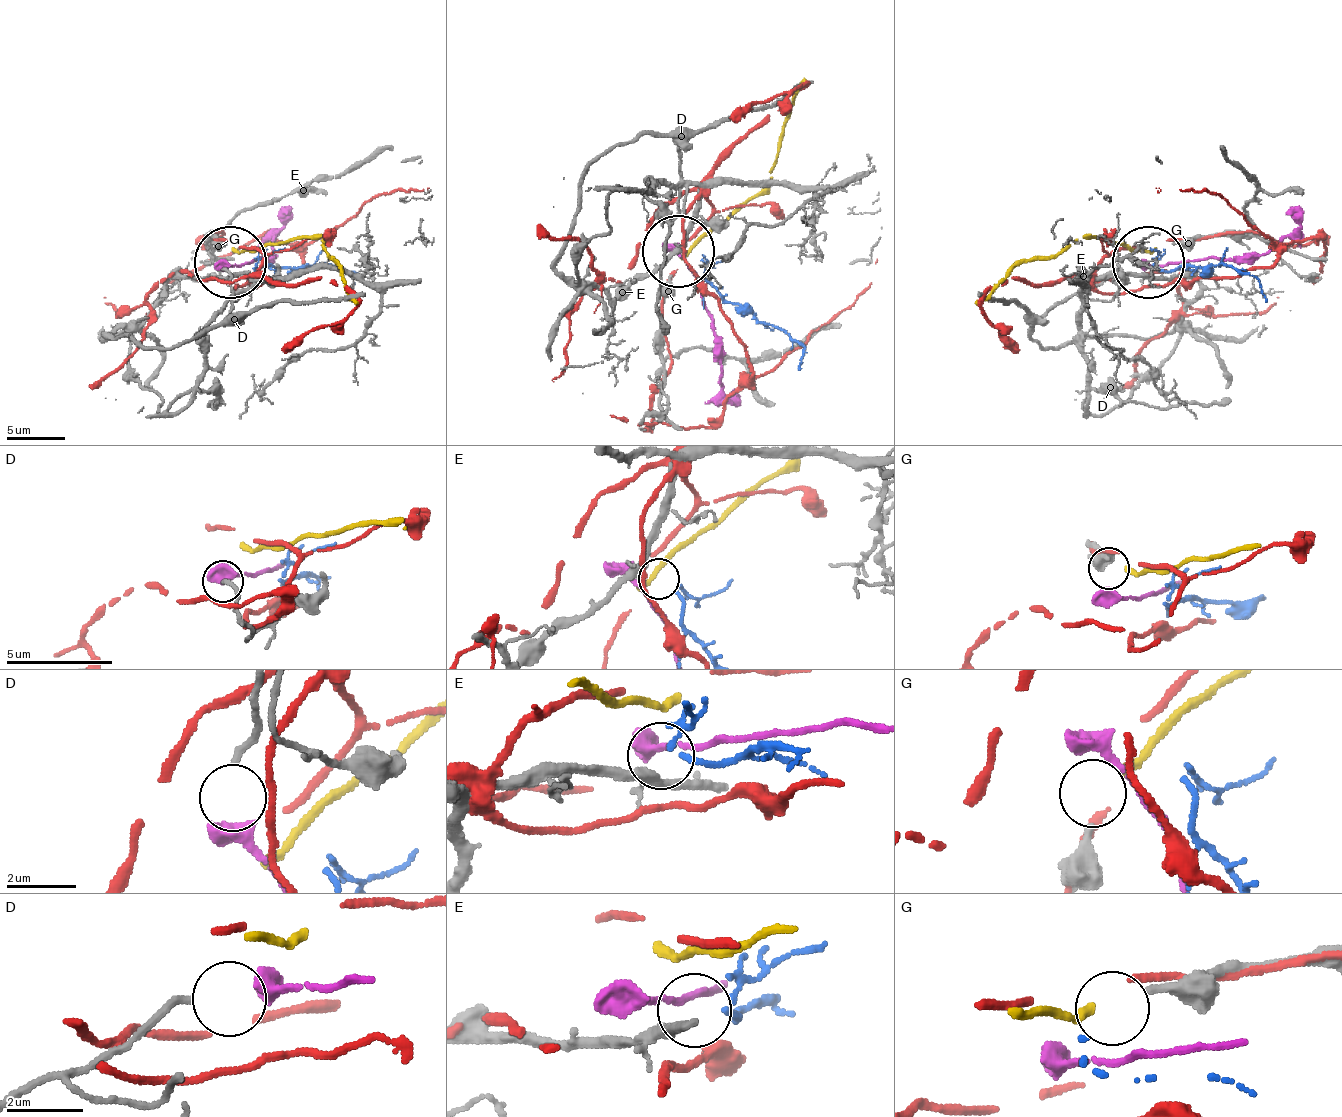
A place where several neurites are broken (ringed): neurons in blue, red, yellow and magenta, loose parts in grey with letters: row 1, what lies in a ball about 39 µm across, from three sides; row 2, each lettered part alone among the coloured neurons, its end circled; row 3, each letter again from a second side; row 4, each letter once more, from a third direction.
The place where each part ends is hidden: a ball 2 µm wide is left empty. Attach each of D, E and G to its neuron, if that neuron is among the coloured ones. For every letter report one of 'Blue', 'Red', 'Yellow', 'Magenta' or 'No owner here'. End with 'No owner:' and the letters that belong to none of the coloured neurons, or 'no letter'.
D: Magenta
E: Blue
G: Yellow
No owner: no letter

